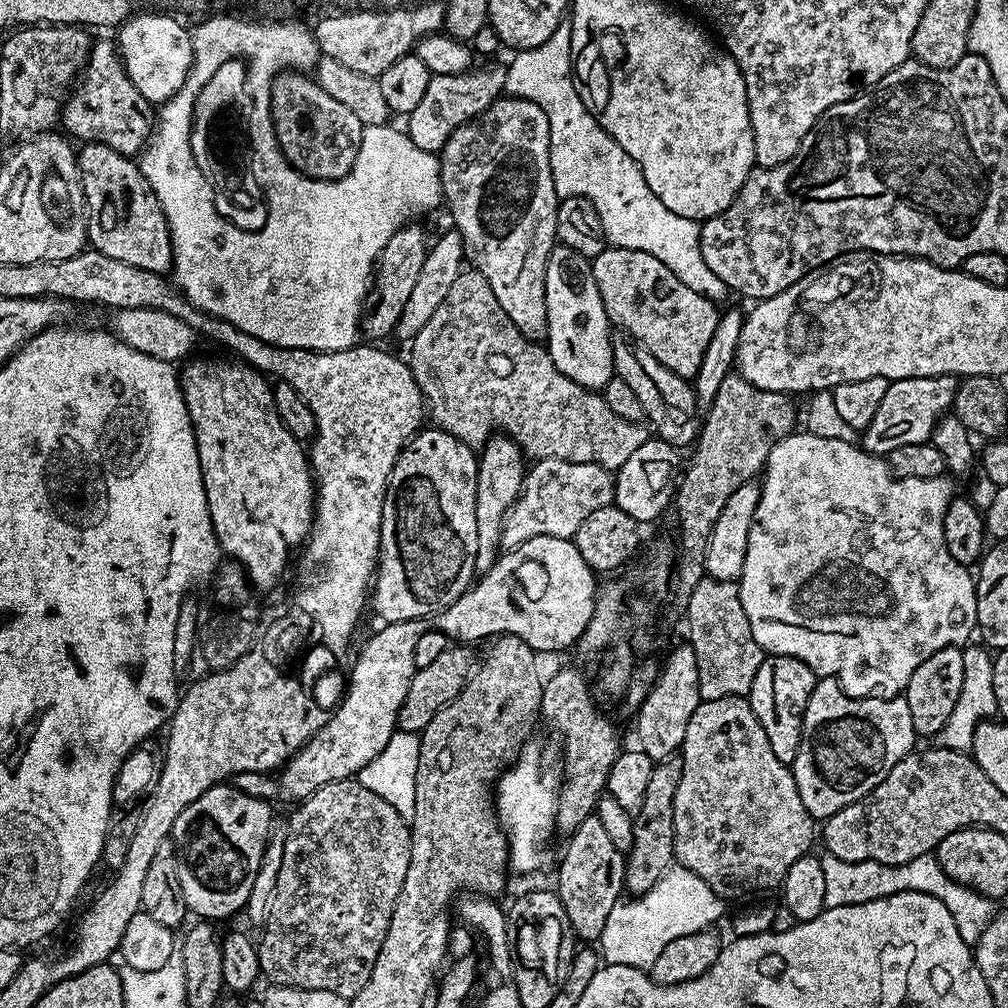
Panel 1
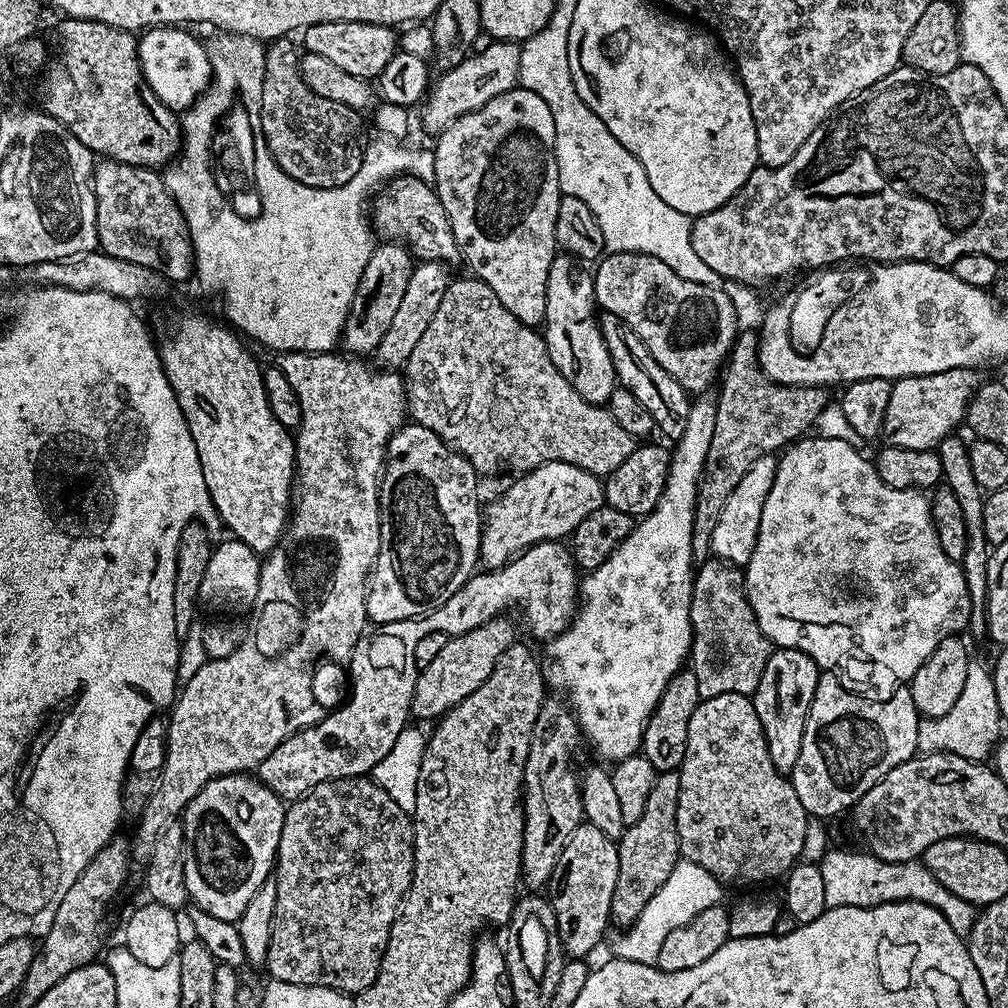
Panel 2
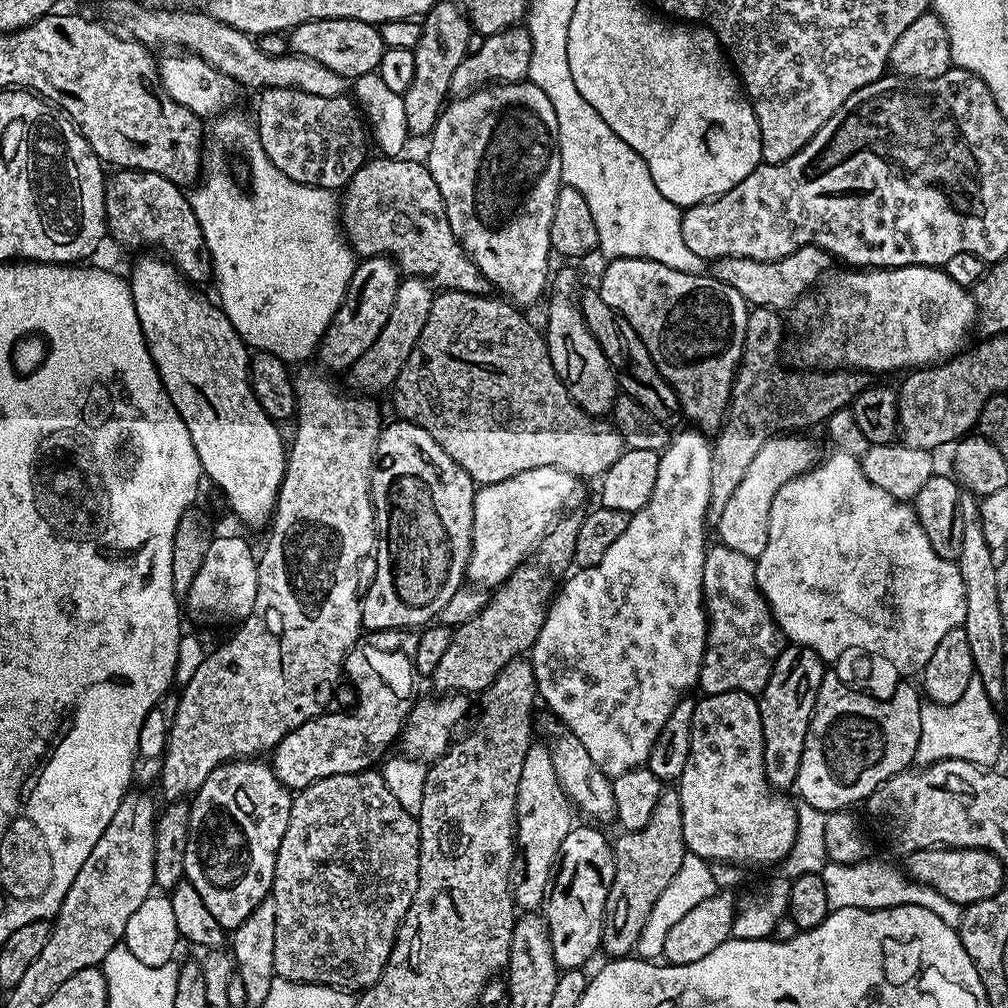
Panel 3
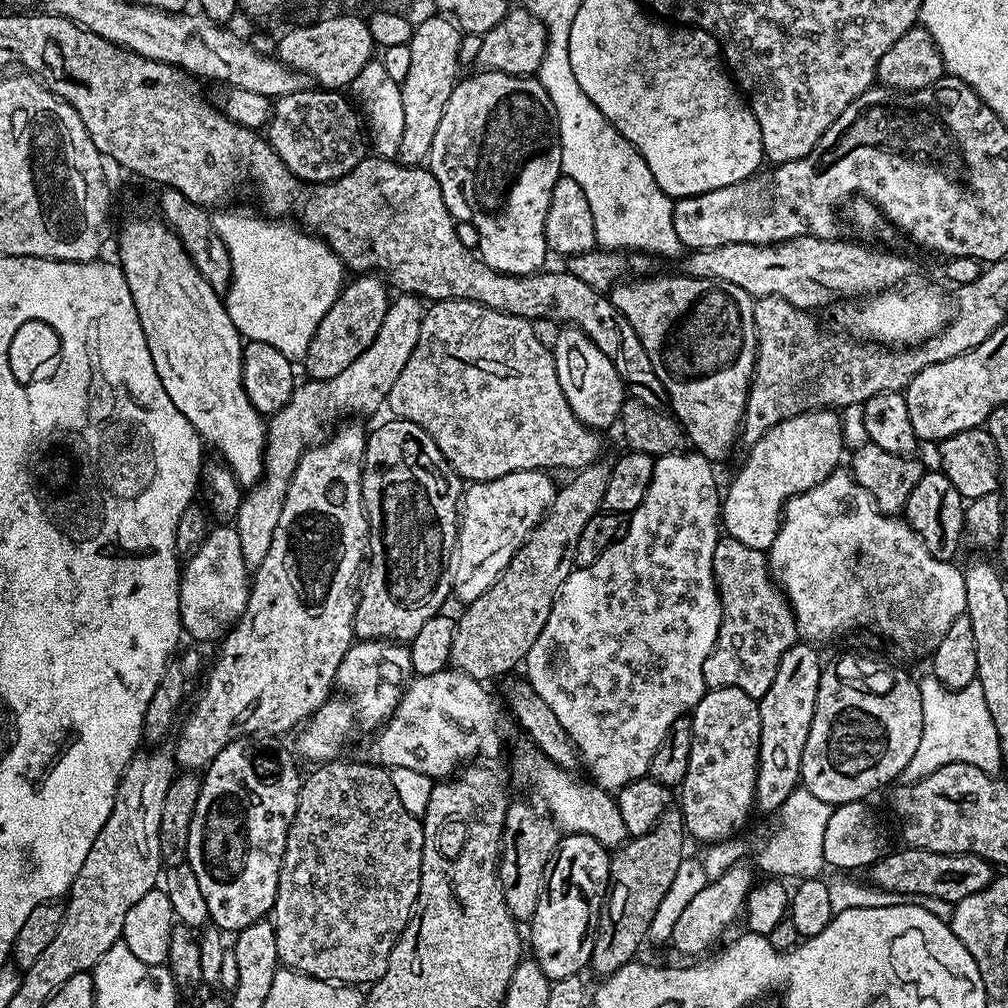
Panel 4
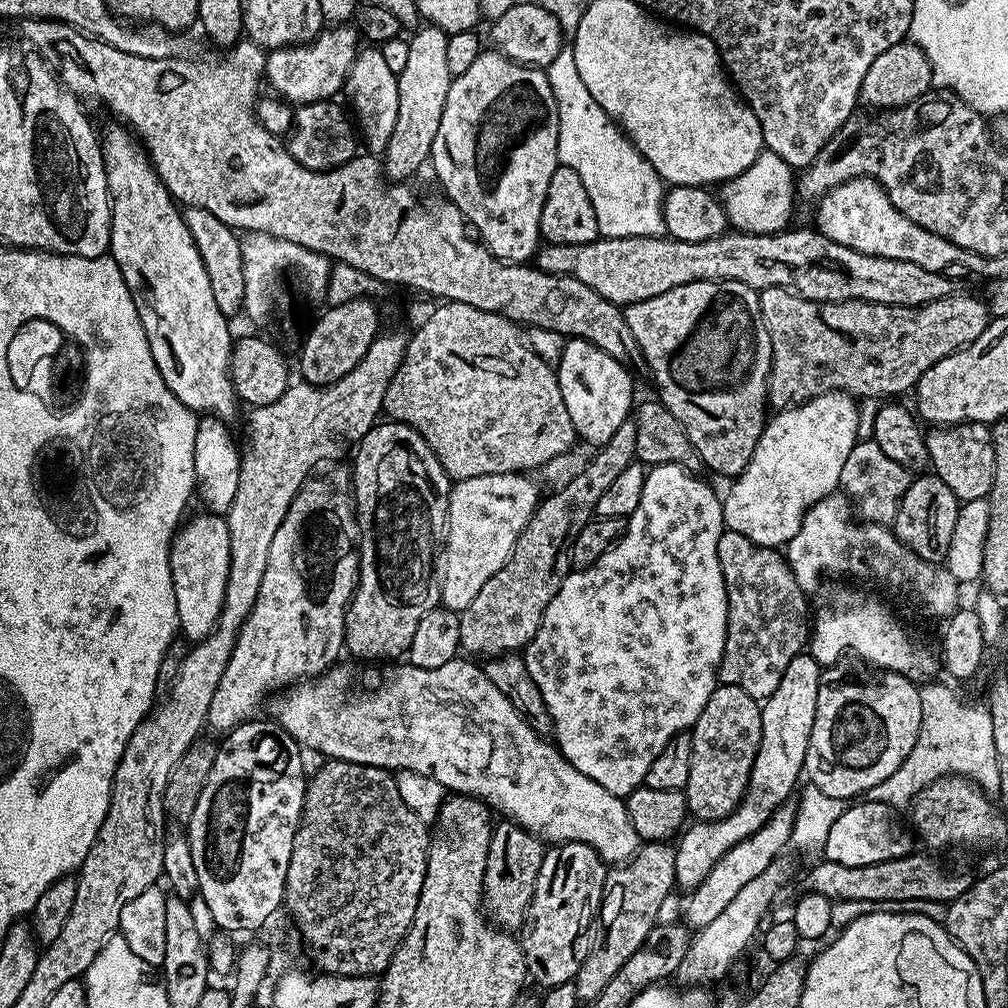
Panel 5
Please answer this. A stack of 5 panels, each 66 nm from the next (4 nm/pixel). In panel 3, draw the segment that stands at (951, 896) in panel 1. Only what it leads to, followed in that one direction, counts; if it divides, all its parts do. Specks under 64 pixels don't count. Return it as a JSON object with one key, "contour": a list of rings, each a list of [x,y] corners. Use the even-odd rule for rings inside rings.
{"contour":[[[865,858],[856,864],[834,864],[828,862],[821,869],[820,877],[826,885],[826,902],[829,909],[838,908],[893,908],[894,906],[922,906],[930,914],[938,914],[946,926],[959,929],[962,915],[961,905],[950,902],[950,898],[930,890],[930,886],[912,880],[907,872],[892,864],[879,864],[873,858]]]}

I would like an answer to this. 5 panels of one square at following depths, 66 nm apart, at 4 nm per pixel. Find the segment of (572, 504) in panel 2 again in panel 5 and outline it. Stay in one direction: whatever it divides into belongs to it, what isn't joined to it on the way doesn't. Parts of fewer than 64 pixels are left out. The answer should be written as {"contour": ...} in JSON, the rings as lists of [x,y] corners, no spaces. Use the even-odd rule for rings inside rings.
{"contour":[[[507,472],[506,474],[482,474],[478,478],[466,478],[457,480],[451,485],[448,493],[448,522],[446,535],[442,540],[442,564],[444,560],[444,576],[439,577],[440,582],[440,604],[449,608],[452,612],[464,612],[474,597],[498,570],[510,558],[514,550],[514,542],[518,542],[518,534],[530,522],[536,505],[540,503],[541,493],[536,493],[536,484],[533,477],[518,472]]]}

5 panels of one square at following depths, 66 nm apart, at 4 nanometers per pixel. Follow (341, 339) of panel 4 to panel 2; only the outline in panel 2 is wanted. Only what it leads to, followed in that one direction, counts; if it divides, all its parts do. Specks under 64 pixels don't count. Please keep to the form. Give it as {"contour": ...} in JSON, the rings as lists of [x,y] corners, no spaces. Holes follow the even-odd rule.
{"contour":[[[380,242],[373,247],[372,257],[370,262],[366,262],[366,270],[362,270],[354,302],[344,323],[342,348],[345,353],[357,358],[368,358],[375,353],[386,330],[390,330],[390,322],[394,322],[394,313],[406,294],[413,267],[414,257],[404,245]]]}

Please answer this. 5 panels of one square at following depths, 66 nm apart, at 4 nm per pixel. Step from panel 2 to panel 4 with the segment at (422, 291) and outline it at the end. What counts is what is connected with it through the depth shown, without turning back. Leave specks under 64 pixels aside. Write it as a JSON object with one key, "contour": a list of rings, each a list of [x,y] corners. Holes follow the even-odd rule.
{"contour":[[[411,294],[397,295],[389,303],[386,318],[382,318],[382,330],[378,330],[378,338],[374,338],[374,342],[370,342],[370,346],[366,346],[366,350],[358,354],[358,358],[354,358],[354,362],[350,362],[350,366],[346,366],[342,374],[325,381],[308,378],[305,379],[305,384],[304,381],[297,383],[294,394],[290,394],[290,402],[286,402],[286,406],[282,406],[282,410],[278,410],[273,416],[267,417],[266,435],[262,440],[264,475],[260,477],[257,484],[251,485],[243,493],[240,509],[234,521],[234,527],[242,546],[242,558],[245,560],[247,569],[254,570],[262,566],[262,558],[266,558],[266,550],[270,550],[270,538],[274,538],[274,526],[278,526],[278,514],[282,514],[282,502],[286,498],[290,478],[304,451],[325,435],[323,434],[324,427],[332,423],[335,425],[341,418],[364,418],[360,416],[368,416],[371,412],[385,407],[390,389],[394,386],[398,374],[402,374],[402,369],[406,366],[410,354],[414,354],[414,346],[418,346],[418,334],[422,330],[425,311],[421,297]]]}

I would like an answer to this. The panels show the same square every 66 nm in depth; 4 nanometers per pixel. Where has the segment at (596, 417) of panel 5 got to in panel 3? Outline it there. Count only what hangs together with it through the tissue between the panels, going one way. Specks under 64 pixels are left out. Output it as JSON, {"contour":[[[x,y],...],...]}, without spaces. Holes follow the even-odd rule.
{"contour":[[[556,296],[552,305],[548,308],[548,332],[546,328],[546,339],[548,342],[548,353],[554,362],[554,370],[559,374],[560,380],[566,386],[566,390],[572,396],[572,401],[584,412],[591,416],[607,417],[611,413],[612,405],[616,403],[618,395],[618,376],[614,371],[612,363],[602,354],[602,346],[590,334],[590,330],[584,321],[584,314],[580,310],[579,303],[568,296]]]}

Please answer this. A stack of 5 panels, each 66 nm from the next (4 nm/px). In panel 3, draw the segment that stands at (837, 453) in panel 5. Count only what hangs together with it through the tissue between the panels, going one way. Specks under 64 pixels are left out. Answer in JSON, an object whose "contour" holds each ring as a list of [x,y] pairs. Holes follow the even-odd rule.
{"contour":[[[781,434],[771,436],[758,450],[754,462],[746,466],[746,474],[742,482],[734,490],[730,502],[726,502],[726,510],[722,510],[722,518],[718,525],[719,543],[730,546],[730,550],[738,550],[738,554],[758,557],[762,550],[766,550],[766,534],[768,533],[768,519],[770,518],[770,502],[774,502],[774,494],[786,486],[795,476],[801,476],[815,468],[818,463],[816,444],[808,434]]]}

